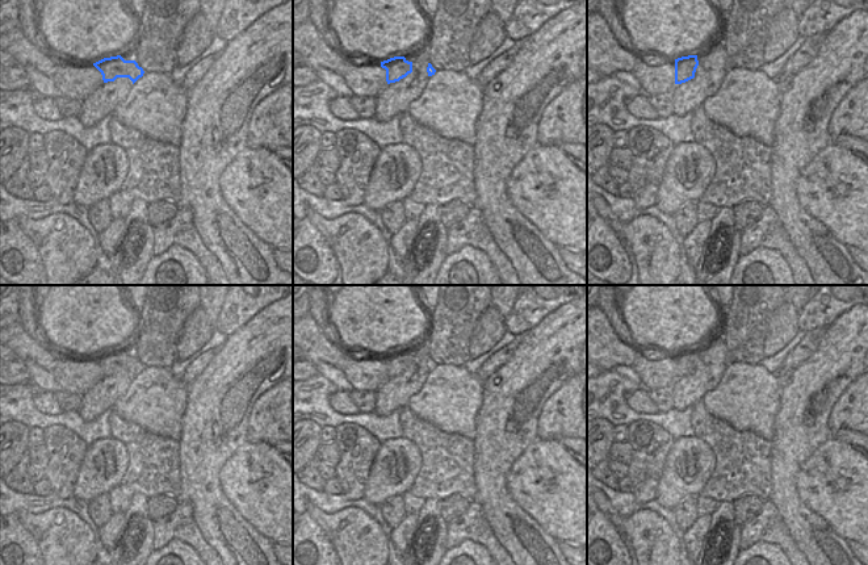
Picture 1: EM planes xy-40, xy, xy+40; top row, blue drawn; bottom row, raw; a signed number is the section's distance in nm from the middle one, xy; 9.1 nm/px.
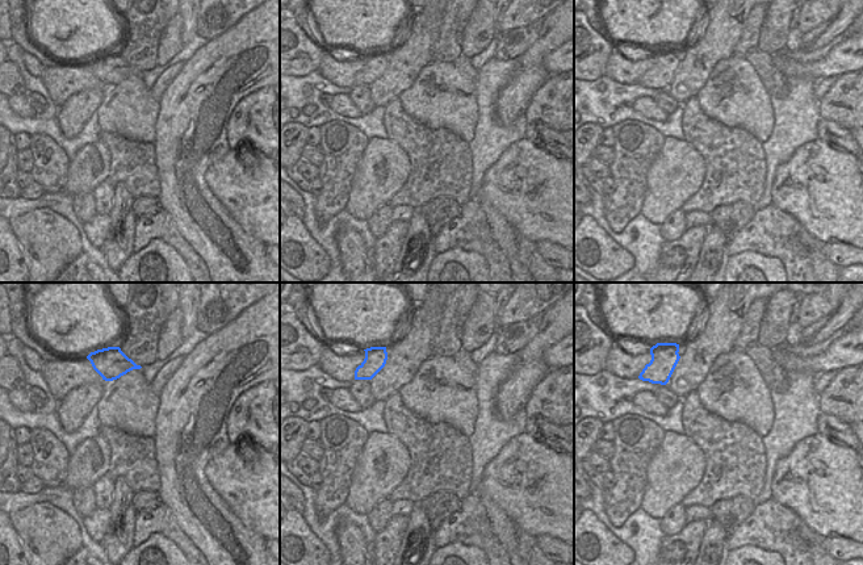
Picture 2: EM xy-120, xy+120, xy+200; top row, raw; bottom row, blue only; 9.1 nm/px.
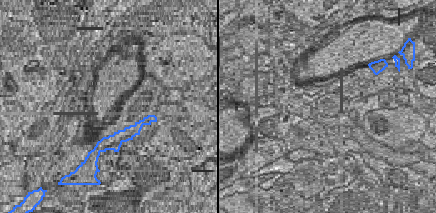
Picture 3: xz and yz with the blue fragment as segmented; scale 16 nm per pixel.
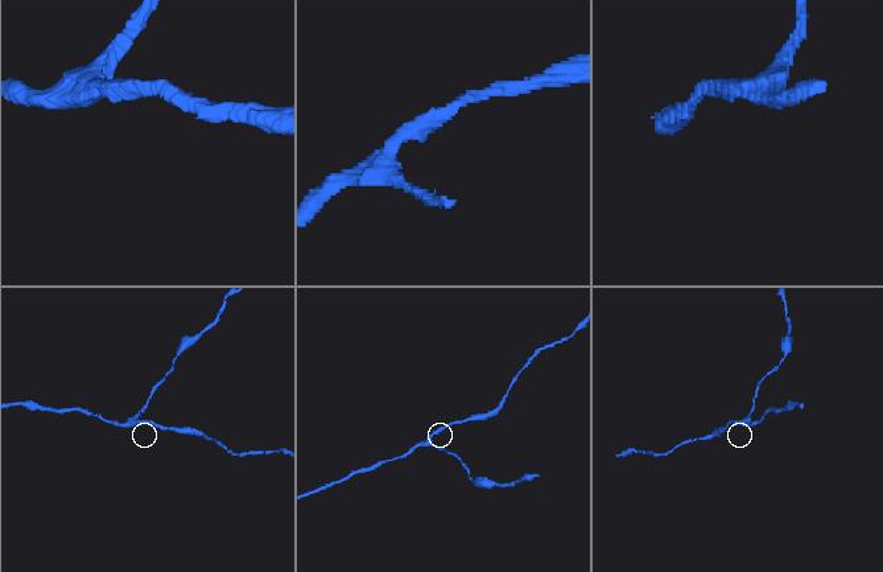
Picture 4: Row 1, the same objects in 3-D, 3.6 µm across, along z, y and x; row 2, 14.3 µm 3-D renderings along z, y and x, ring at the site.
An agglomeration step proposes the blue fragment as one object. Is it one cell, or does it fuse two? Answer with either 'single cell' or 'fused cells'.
single cell

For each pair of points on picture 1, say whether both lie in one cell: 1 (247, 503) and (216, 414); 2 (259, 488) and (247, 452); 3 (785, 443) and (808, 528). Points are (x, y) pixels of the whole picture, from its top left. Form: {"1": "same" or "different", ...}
{"1": "different", "2": "same", "3": "same"}

